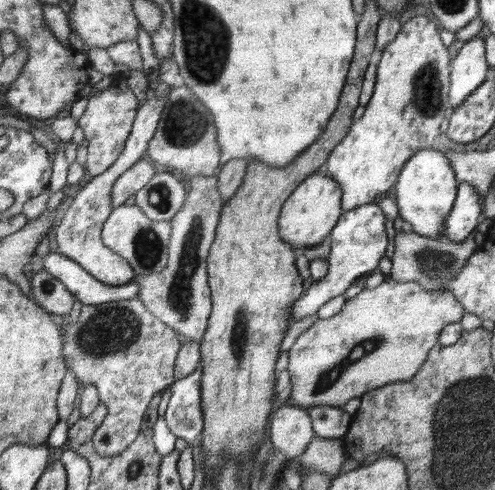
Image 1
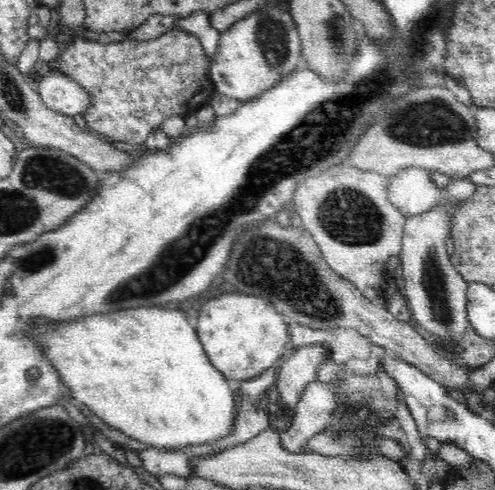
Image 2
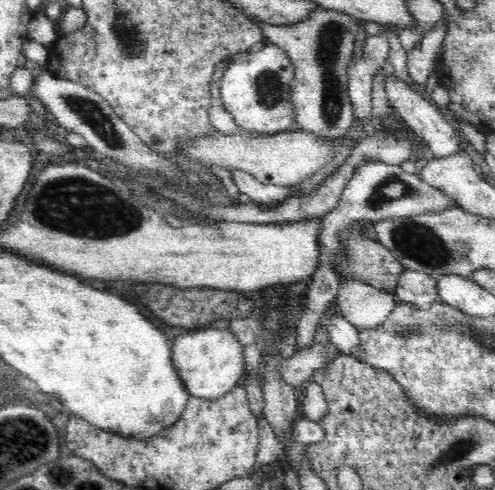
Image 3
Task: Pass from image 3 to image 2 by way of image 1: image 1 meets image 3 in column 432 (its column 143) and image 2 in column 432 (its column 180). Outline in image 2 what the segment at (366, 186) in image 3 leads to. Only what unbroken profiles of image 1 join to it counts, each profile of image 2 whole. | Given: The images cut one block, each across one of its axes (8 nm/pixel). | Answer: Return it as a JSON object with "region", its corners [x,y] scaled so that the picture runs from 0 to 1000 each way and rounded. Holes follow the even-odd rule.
{"region":[[[824,343],[788,367],[784,408],[812,433],[816,445],[828,445],[877,429],[893,412],[913,420],[933,416],[949,408],[962,388],[966,380],[945,367],[917,367],[905,384],[889,388],[861,347]]]}

